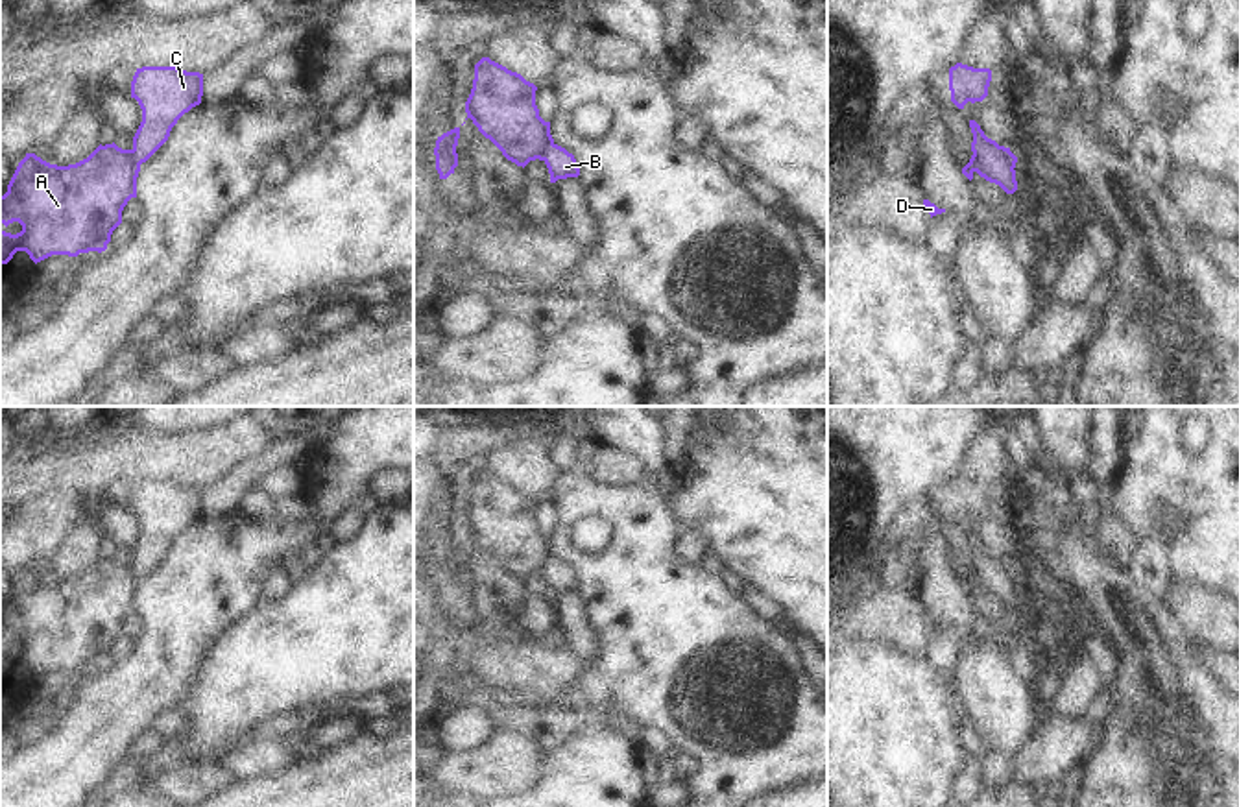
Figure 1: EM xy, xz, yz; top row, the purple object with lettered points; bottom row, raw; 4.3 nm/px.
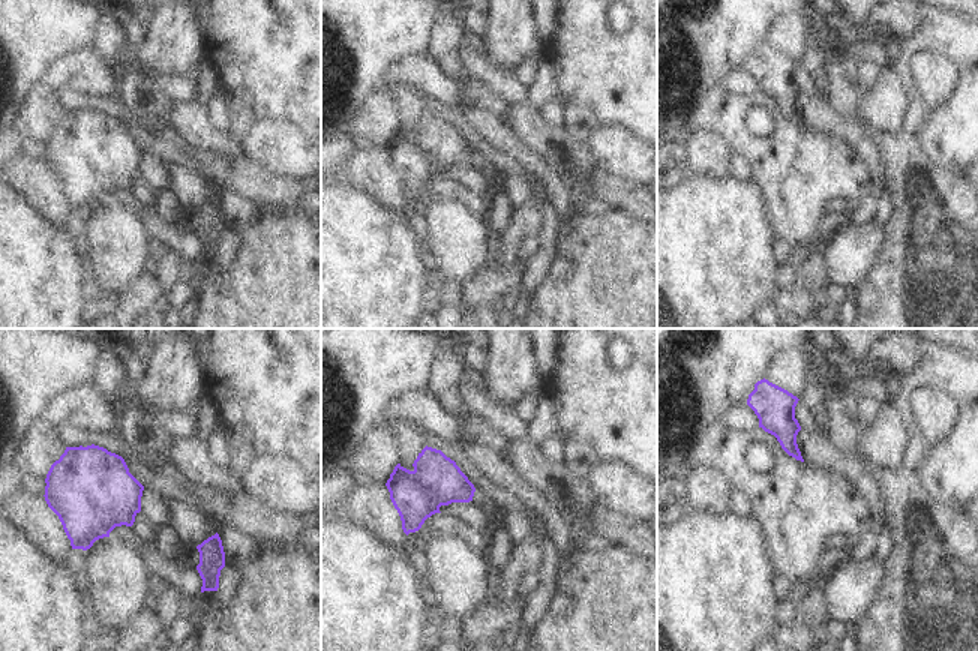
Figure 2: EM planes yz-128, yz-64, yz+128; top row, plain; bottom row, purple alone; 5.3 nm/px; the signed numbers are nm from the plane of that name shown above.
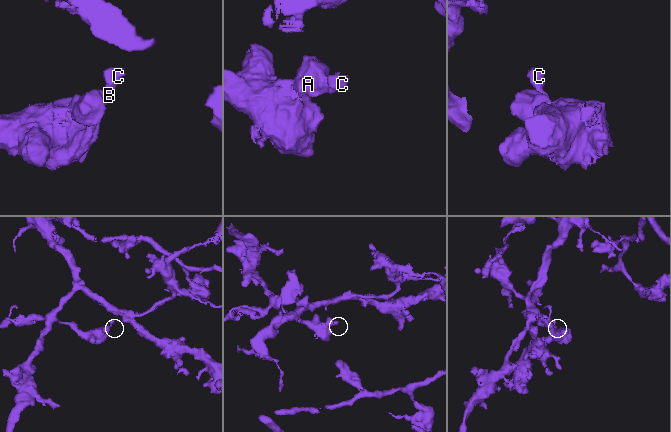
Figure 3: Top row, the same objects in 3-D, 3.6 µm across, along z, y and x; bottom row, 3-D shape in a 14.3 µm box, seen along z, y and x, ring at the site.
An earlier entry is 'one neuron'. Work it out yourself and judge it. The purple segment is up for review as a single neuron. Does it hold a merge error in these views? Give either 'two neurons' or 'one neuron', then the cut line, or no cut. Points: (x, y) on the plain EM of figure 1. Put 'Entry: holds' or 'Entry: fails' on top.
Entry: fails
two neurons; cut in yz along (972, 562), (983, 582), (996, 595)

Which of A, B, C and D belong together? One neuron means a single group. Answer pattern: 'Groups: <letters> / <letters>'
Groups: A D / B C

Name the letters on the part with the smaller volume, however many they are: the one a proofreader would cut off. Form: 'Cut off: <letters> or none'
Cut off: B, C

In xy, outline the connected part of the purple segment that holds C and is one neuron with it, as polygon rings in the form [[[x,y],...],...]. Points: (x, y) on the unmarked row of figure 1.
[[[142,480],[131,495],[131,512],[142,523],[142,536],[133,550],[133,569],[146,576],[170,550],[177,534],[201,517],[203,488],[177,480]]]

